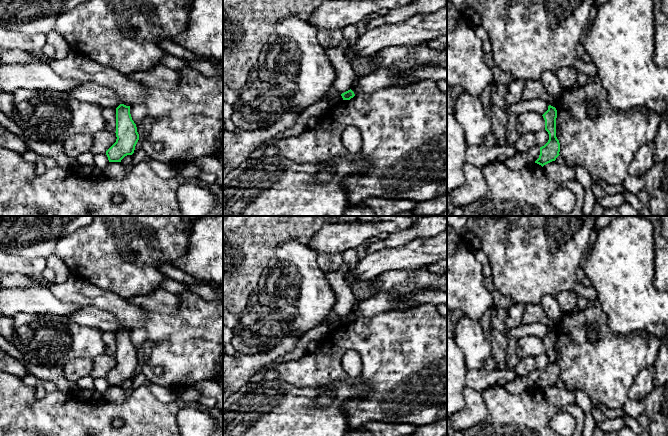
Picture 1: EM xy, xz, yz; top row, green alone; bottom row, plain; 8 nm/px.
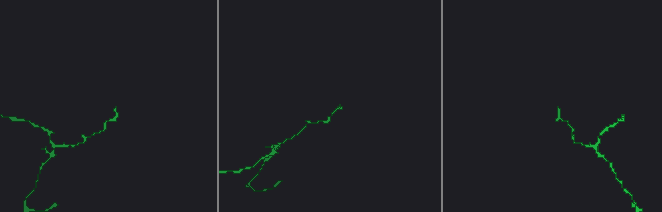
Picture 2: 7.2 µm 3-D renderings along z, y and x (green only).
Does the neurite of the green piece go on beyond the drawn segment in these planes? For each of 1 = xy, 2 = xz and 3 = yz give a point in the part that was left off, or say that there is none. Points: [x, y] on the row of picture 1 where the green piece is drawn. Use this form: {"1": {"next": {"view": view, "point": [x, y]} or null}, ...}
{"1": {"next": null}, "2": {"next": null}, "3": {"next": null}}

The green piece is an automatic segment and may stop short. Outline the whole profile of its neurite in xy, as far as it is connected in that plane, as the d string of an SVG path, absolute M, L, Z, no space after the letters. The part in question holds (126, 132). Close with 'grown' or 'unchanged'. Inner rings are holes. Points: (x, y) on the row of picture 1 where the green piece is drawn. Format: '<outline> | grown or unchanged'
M120 104L116 108L116 142L106 151L109 162L121 162L127 156L132 155L139 140L137 127L130 114L130 106Z | unchanged

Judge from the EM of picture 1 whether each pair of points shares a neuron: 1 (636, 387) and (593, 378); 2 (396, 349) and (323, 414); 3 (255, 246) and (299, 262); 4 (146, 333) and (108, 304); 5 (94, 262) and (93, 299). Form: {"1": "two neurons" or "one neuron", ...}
{"1": "two neurons", "2": "two neurons", "3": "two neurons", "4": "two neurons", "5": "two neurons"}

